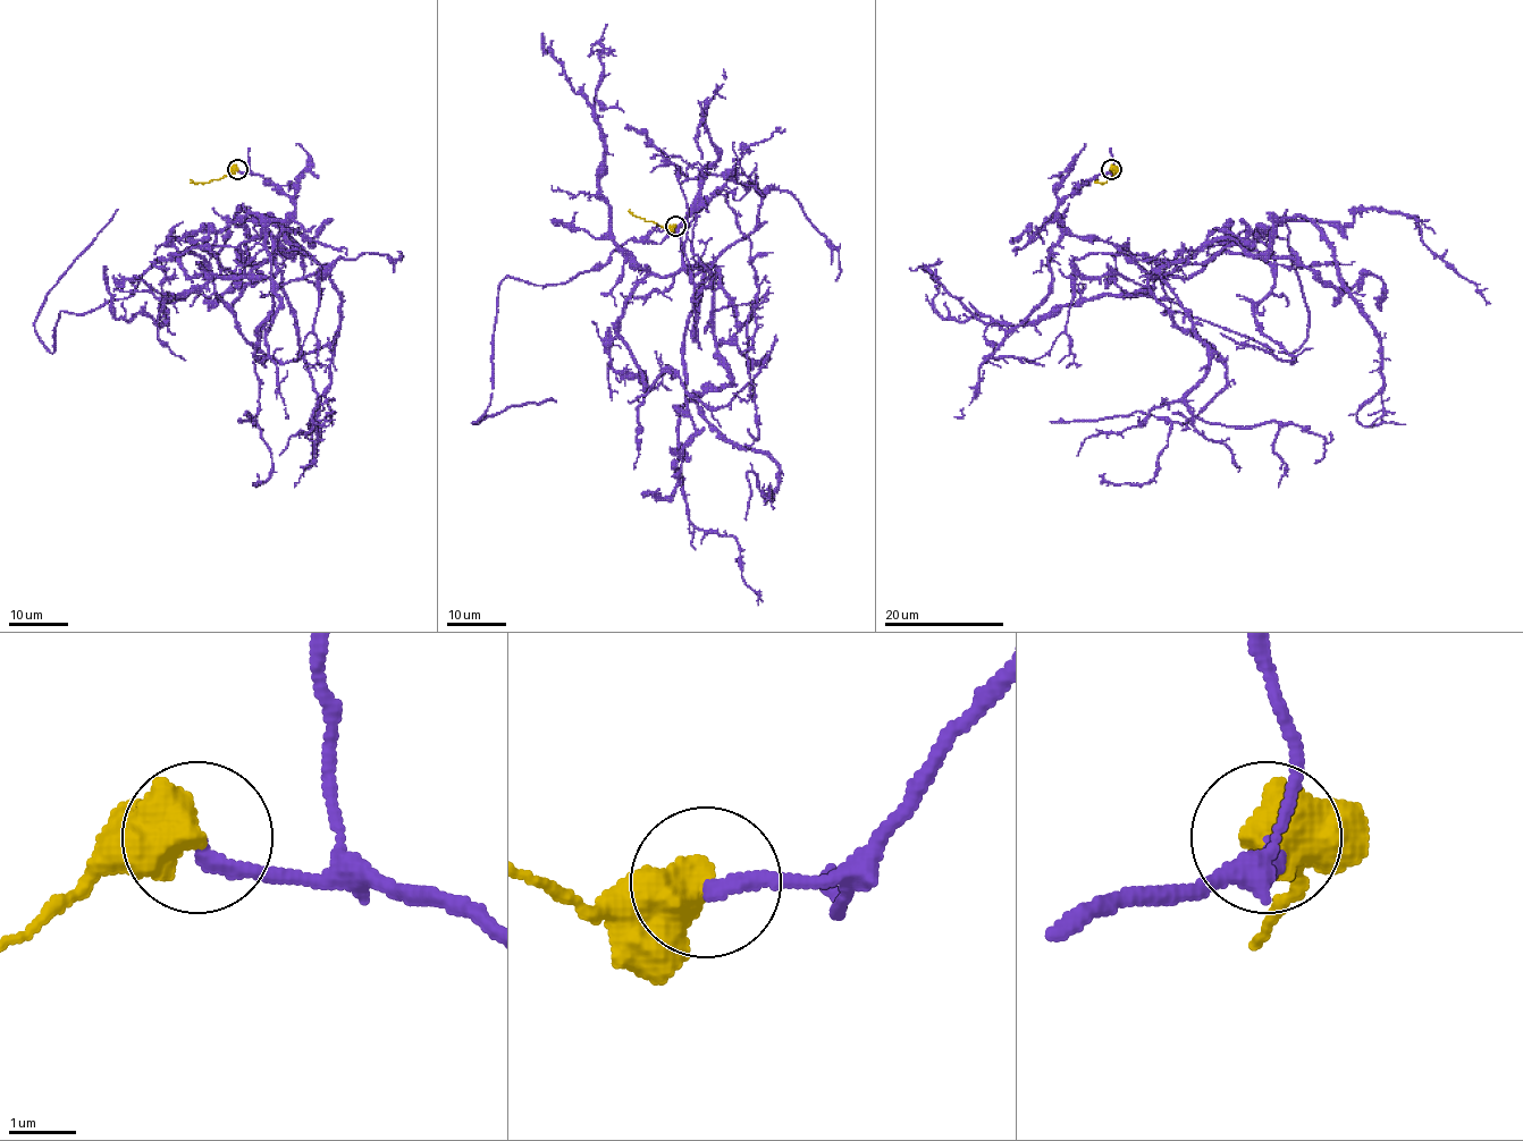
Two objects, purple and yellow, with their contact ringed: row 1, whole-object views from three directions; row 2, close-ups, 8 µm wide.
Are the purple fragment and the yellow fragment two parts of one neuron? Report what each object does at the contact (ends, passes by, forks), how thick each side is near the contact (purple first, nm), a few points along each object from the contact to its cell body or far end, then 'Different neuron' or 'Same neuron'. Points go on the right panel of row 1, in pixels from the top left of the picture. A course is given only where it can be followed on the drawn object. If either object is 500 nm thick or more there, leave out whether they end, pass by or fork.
Thickness 200 nm (purple) against 700 nm. Course of purple: (1111, 169), (1060, 220), (1151, 277), (1220, 239), (1263, 253), (1305, 217), (1380, 344), (1356, 416), (1405, 424). Course of yellow: (1111, 169), (1113, 174), (1107, 183), (1096, 179). Same neuron

